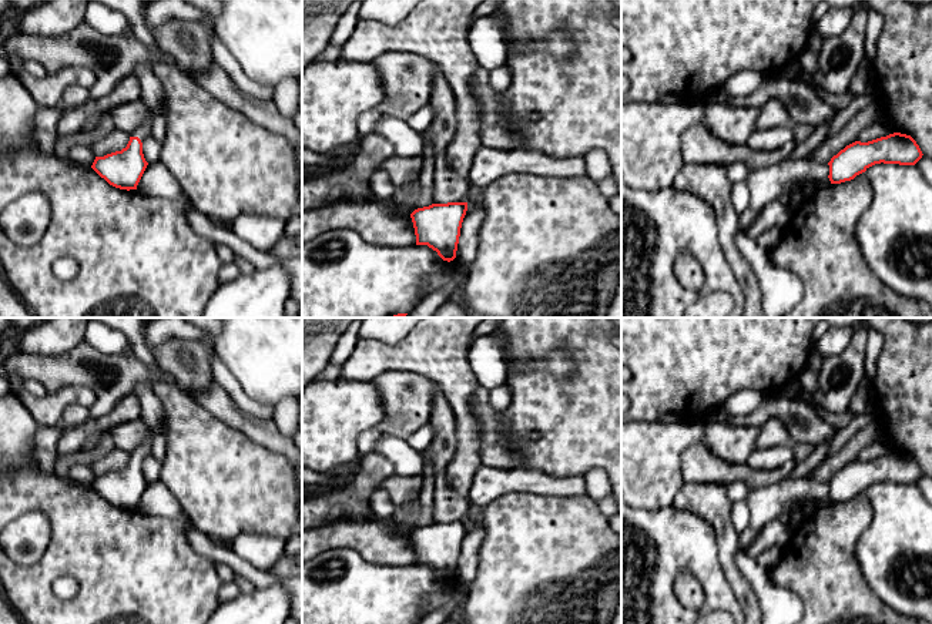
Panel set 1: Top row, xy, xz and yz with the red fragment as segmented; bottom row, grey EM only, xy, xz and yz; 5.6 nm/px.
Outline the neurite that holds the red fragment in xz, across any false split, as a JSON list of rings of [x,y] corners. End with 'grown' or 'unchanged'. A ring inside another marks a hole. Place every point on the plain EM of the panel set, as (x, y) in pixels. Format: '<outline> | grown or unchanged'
[[[467,521],[432,523],[410,533],[416,564],[428,564],[443,580],[456,577],[460,547]]] | unchanged

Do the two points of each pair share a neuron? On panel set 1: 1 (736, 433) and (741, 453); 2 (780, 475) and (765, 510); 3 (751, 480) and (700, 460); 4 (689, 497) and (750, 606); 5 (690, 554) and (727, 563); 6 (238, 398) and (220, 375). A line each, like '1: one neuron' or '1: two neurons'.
1: one neuron
2: two neurons
3: one neuron
4: one neuron
5: two neurons
6: one neuron

